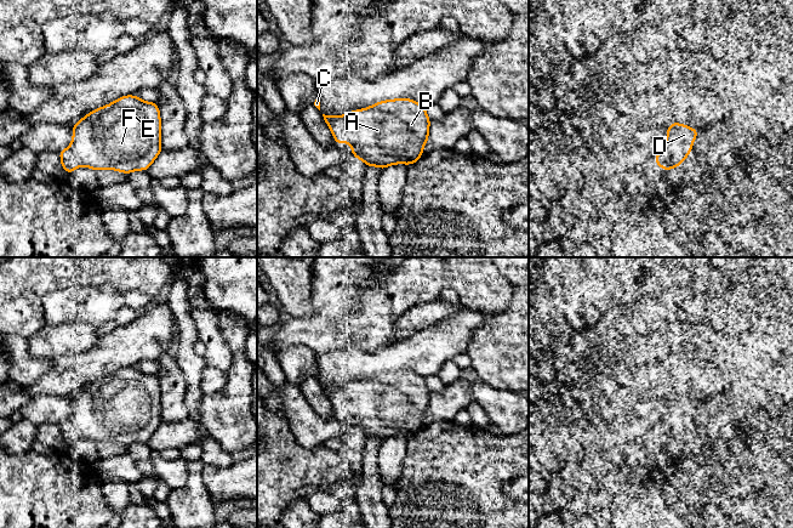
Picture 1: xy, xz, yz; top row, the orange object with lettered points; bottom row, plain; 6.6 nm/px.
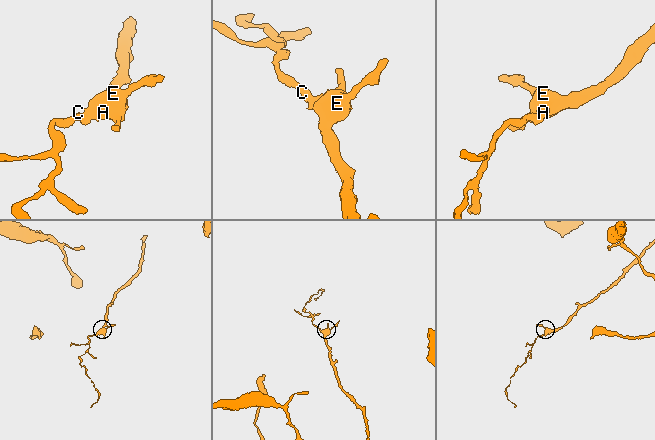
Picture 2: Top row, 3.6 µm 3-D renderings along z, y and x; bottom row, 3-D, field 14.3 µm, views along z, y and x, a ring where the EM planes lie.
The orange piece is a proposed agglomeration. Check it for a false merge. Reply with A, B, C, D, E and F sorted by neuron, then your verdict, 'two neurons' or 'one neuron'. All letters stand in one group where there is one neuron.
A B C D E F | one neuron

